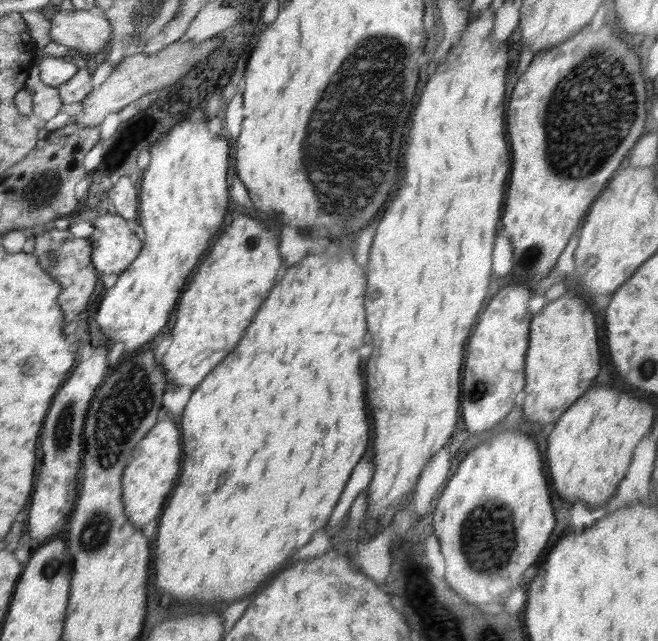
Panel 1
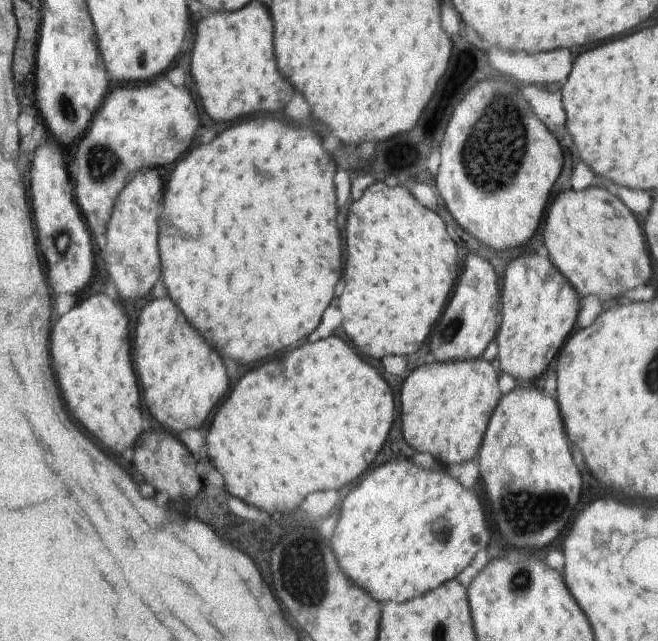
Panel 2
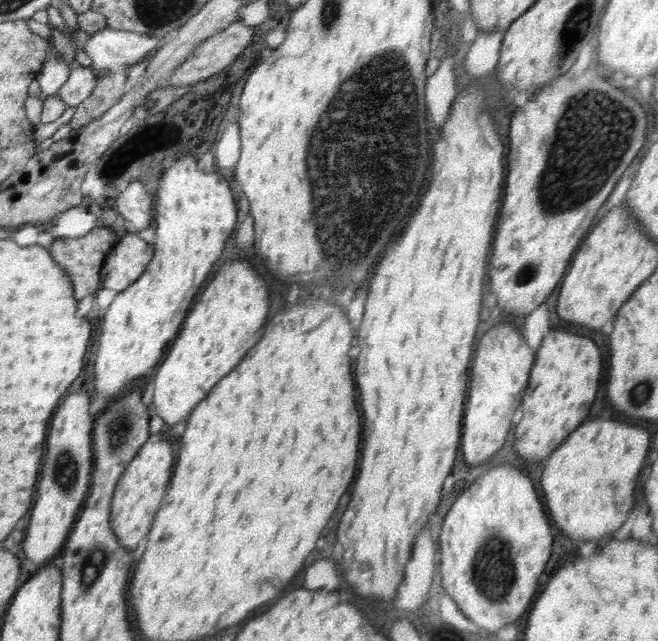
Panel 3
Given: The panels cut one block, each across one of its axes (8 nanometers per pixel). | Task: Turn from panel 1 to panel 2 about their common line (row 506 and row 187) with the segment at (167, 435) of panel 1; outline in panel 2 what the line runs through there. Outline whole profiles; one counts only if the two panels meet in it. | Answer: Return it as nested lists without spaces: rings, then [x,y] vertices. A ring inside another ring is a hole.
[[[144,169],[132,175],[125,187],[115,200],[111,217],[109,218],[106,229],[106,248],[103,250],[104,262],[108,276],[106,278],[114,282],[114,286],[123,303],[134,302],[138,298],[146,298],[150,294],[154,283],[161,276],[161,260],[159,257],[158,235],[159,218],[161,215],[161,200],[163,197],[164,186],[157,173],[157,169]]]

